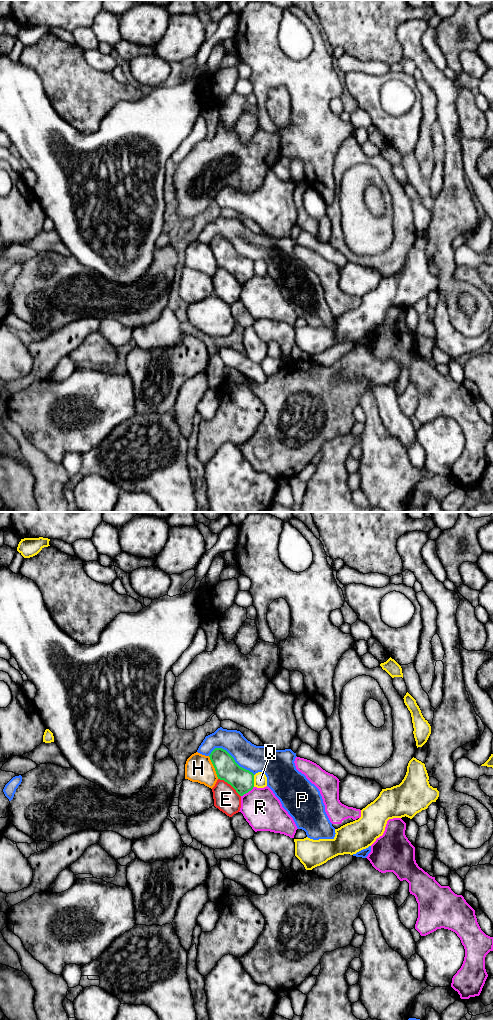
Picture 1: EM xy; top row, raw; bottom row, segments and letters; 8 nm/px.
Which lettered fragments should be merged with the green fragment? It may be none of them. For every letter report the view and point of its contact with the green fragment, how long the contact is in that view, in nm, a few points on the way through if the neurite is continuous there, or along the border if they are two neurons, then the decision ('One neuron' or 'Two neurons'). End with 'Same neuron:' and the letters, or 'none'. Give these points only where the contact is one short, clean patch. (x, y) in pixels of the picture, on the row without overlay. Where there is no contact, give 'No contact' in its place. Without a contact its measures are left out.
E: Touches green at xy (230, 272). Shared border 240 nm. Two neurons
H: Touches green at xy (214, 255). Shared border 200 nm. Two neurons
P: Touches green at xy (232, 245). Shared border 400 nm. Two neurons
Q: Touches green at xy (253, 269). Shared border 100 nm. Two neurons
R: Touches green at xy (247, 280). Shared border 130 nm. Two neurons
Same neuron: none

